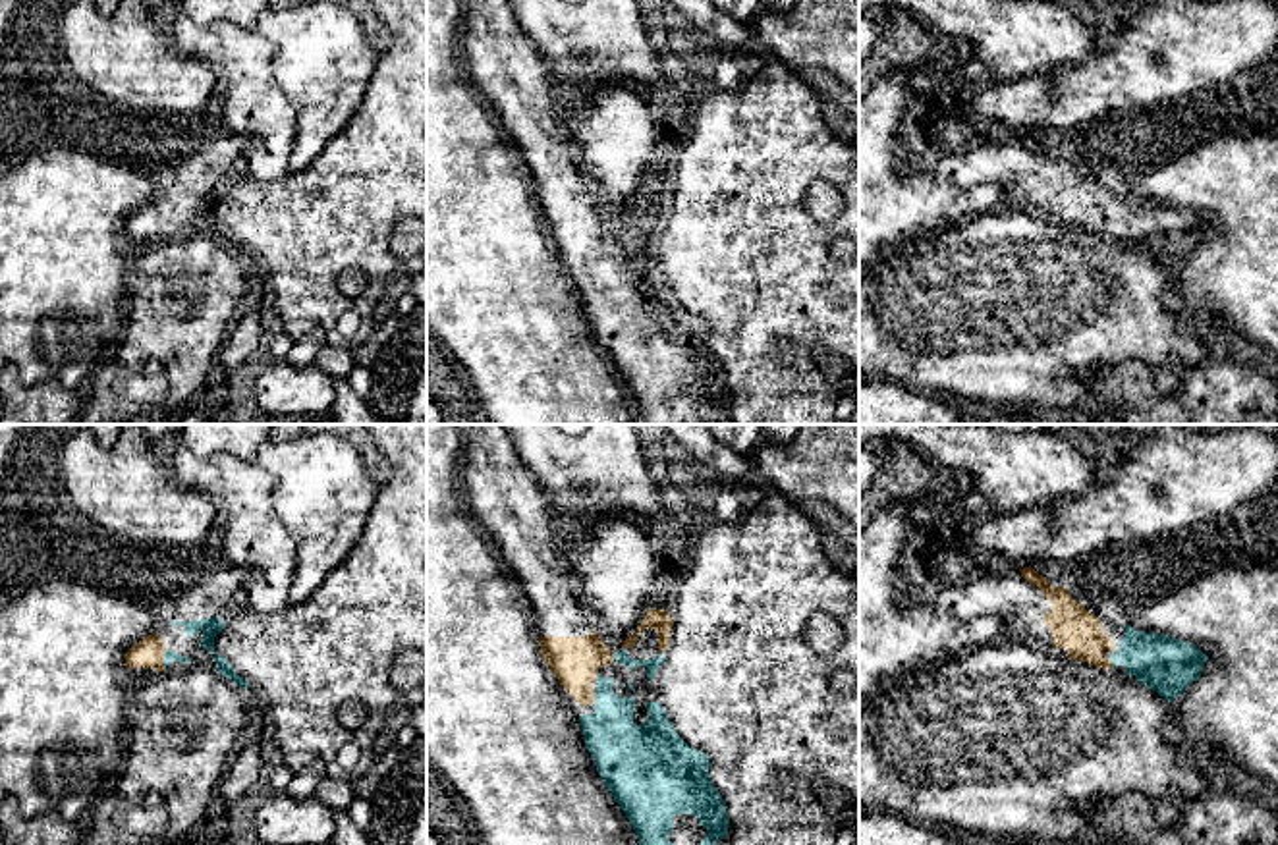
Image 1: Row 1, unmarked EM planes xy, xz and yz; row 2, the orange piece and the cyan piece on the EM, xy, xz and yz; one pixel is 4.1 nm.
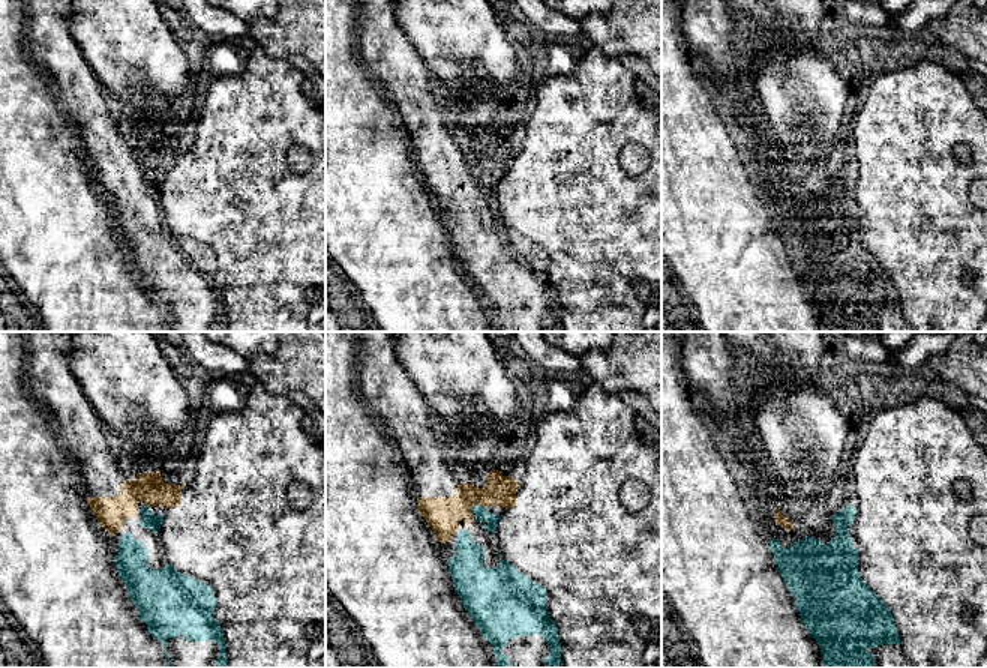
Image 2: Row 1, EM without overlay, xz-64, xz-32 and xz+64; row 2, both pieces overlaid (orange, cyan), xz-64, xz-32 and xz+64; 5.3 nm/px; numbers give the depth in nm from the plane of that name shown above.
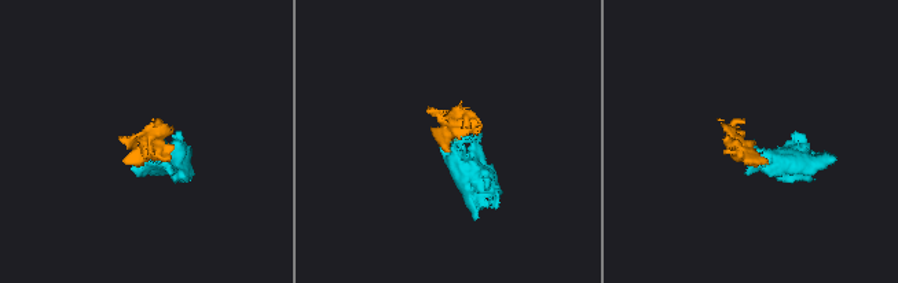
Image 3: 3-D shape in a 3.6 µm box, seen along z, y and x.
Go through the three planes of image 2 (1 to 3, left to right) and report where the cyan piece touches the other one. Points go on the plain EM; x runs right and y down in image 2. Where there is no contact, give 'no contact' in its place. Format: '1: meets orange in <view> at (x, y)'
1: meets orange in xz-64 at (147, 168)
2: meets orange in xz-32 at (476, 167)
3: no contact

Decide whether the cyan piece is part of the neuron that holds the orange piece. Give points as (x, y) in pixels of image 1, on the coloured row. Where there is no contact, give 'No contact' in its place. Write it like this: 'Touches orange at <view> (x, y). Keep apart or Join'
Touches orange at xy (163, 658). Join

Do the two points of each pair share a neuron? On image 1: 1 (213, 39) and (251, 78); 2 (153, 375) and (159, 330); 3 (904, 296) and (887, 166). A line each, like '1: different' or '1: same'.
1: same
2: different
3: different

